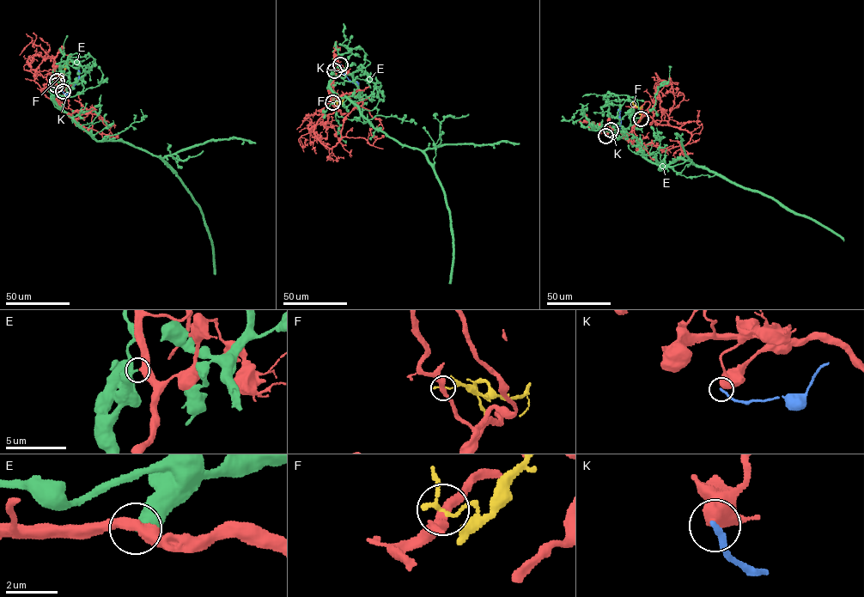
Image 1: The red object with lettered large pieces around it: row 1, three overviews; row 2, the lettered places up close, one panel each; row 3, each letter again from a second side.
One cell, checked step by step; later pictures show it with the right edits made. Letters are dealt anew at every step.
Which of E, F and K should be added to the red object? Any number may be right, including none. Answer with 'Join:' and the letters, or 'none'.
Join: none

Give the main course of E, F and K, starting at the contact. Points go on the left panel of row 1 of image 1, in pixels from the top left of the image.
E: (56, 85), (53, 99), (91, 137), (130, 143), (156, 155), (175, 173), (201, 210), (215, 274)
F: (57, 80), (70, 60)
K: (63, 91), (66, 94), (70, 91), (77, 82), (78, 70)

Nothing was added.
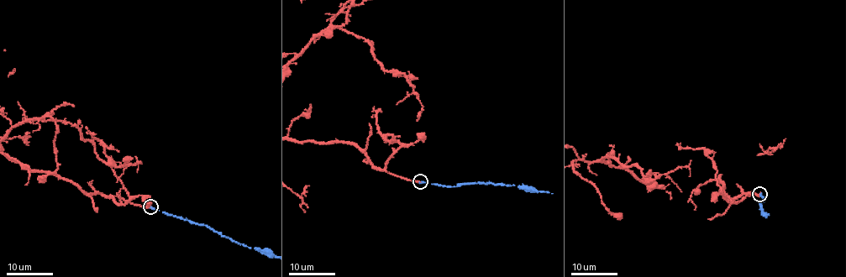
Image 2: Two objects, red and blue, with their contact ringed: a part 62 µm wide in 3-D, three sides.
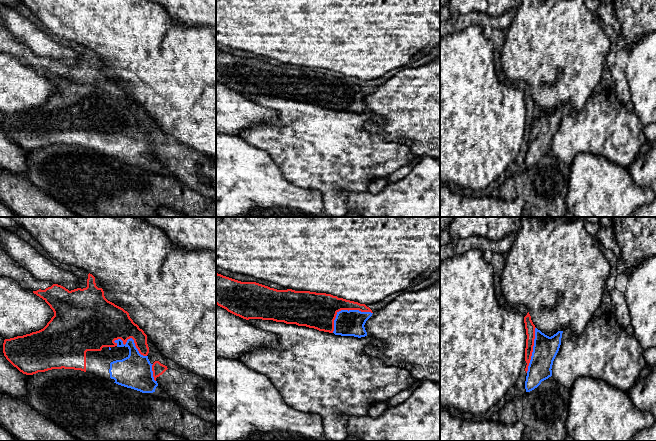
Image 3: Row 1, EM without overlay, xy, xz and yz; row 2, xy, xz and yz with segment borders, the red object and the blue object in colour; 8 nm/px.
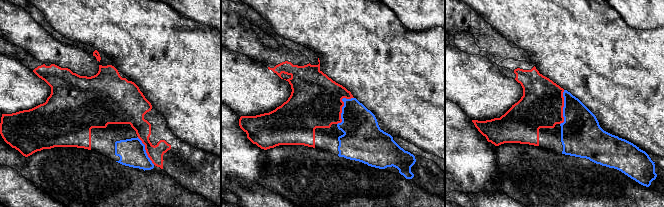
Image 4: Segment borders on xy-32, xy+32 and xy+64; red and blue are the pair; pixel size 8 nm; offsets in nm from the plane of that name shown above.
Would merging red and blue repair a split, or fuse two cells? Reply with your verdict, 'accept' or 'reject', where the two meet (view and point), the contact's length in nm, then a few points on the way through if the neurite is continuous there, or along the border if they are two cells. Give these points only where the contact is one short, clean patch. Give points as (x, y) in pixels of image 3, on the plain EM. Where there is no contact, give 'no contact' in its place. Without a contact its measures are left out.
accept | xz (345, 85) | 360 nm

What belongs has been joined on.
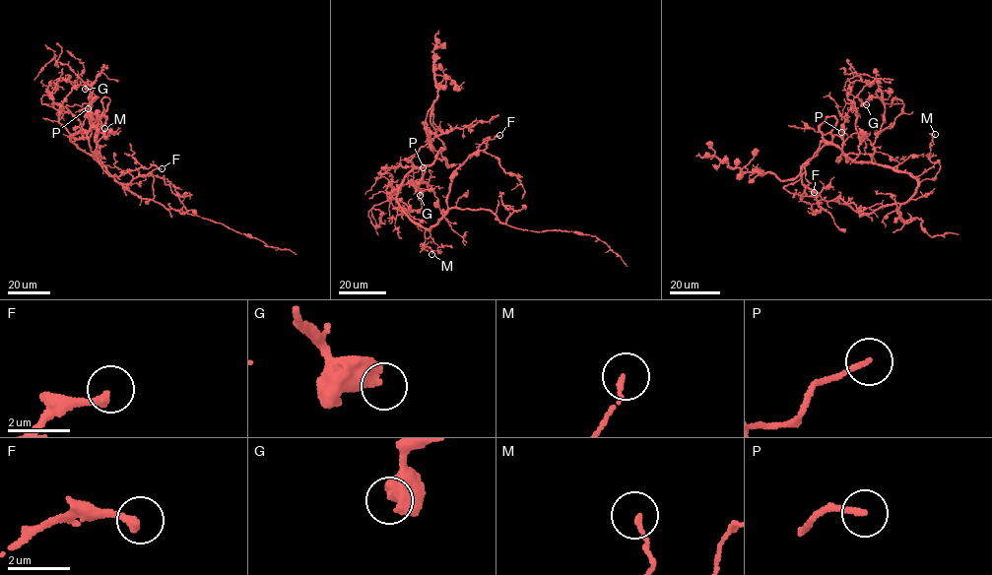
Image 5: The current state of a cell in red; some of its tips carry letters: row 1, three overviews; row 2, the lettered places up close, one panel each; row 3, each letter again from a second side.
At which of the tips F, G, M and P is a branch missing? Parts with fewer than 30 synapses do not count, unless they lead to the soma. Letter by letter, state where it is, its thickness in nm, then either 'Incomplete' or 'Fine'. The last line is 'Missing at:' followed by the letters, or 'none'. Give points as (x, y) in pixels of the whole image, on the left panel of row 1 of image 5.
F: Place: (162, 168). Thickness 260 nm. Fine
G: Place: (85, 89). Thickness 550 nm. Fine
M: Place: (104, 128). Thickness 150 nm. Fine
P: Place: (88, 108). Thickness 160 nm. Fine
Missing at: none

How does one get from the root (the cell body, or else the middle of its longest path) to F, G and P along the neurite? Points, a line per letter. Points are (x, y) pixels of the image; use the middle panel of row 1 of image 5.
F: (417, 224), (428, 228), (435, 225), (446, 211), (446, 198), (454, 170), (485, 142), (499, 135)
G: (417, 224), (397, 200), (401, 181), (417, 167), (425, 170), (421, 183), (430, 186), (420, 195)
P: (417, 224), (400, 205), (397, 194), (413, 164), (414, 172), (423, 167)

